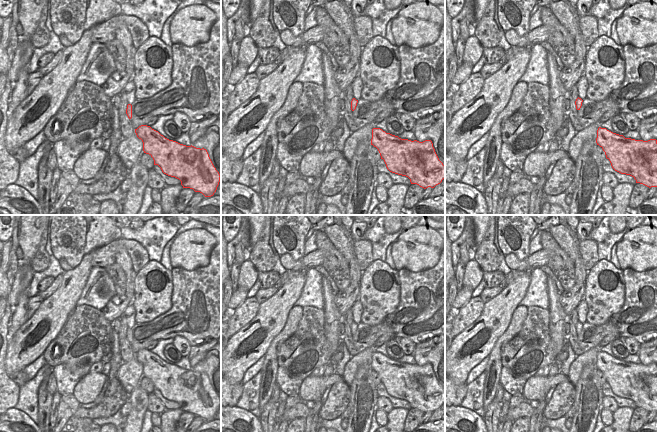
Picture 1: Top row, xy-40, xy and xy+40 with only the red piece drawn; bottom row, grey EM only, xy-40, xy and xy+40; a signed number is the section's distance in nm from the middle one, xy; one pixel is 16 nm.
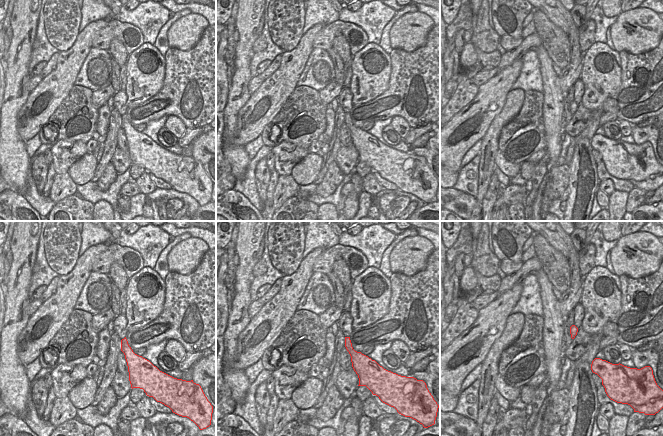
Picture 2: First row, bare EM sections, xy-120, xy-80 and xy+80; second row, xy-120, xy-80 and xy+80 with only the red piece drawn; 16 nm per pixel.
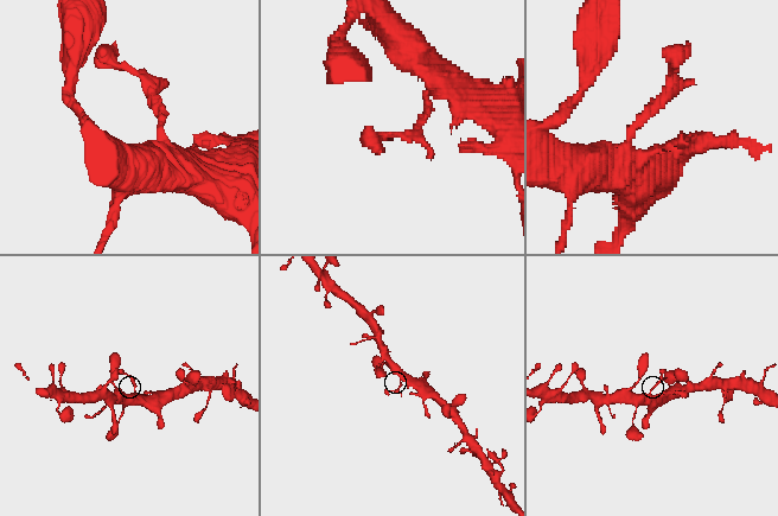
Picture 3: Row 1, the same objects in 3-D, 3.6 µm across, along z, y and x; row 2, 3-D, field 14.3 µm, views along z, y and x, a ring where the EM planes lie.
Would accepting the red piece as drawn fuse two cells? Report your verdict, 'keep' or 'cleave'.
keep

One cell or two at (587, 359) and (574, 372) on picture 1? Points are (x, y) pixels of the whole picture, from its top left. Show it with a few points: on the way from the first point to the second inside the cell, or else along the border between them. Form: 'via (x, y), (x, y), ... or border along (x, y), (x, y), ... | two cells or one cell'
via (583, 361), (576, 368) | one cell

